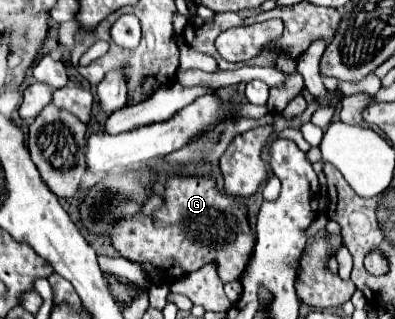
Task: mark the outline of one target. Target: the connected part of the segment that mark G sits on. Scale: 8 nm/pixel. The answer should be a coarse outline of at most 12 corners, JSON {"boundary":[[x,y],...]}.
{"boundary":[[169,177],[163,207],[111,241],[171,283],[211,261],[229,283],[255,235],[213,179]]}

